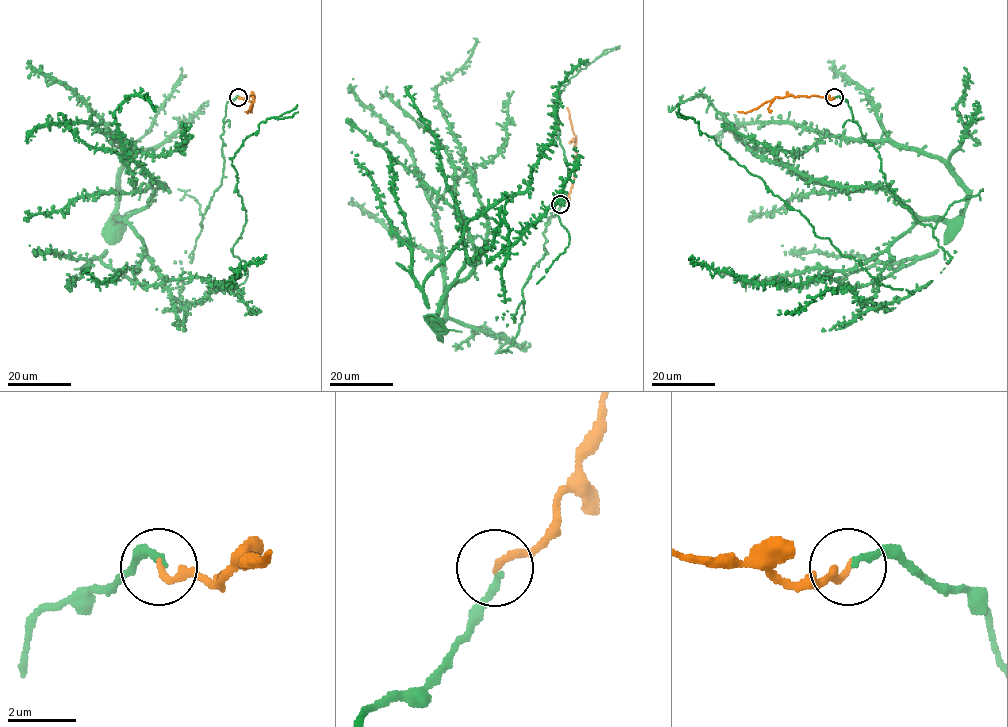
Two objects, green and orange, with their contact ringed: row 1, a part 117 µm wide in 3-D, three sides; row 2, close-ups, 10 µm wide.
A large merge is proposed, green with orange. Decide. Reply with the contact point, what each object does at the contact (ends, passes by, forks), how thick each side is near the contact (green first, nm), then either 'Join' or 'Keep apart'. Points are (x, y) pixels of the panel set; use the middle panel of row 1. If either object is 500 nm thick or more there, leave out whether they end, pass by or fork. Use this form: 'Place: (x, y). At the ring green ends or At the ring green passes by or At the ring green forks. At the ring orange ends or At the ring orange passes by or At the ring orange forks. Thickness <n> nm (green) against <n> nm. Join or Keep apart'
Place: (560, 204). At the ring green ends. At the ring orange ends. Thickness 200 nm (green) against 200 nm. Join

